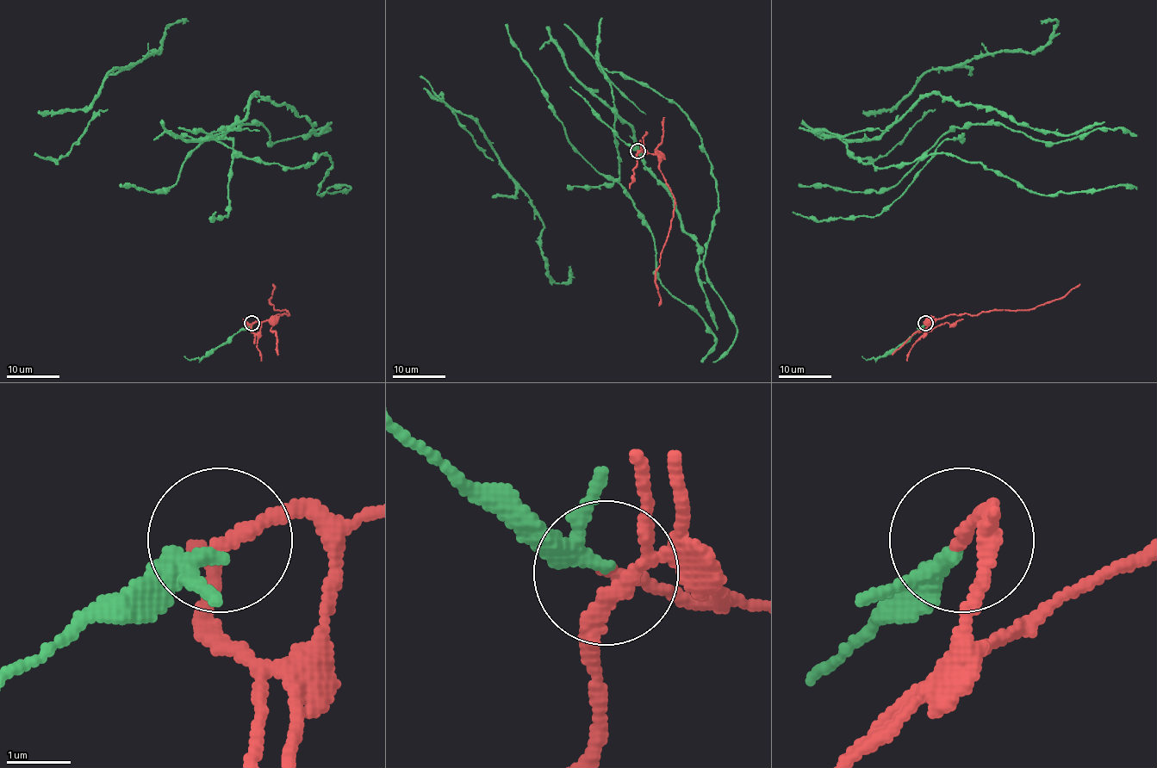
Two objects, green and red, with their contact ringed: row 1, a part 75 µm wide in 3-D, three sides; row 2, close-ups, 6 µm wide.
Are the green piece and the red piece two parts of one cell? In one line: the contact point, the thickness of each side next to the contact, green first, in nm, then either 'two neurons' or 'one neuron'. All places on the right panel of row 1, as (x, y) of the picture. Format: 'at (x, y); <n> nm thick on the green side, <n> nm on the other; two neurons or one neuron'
at (925, 323); 200 nm thick on the green side, 200 nm on the other; two neurons

